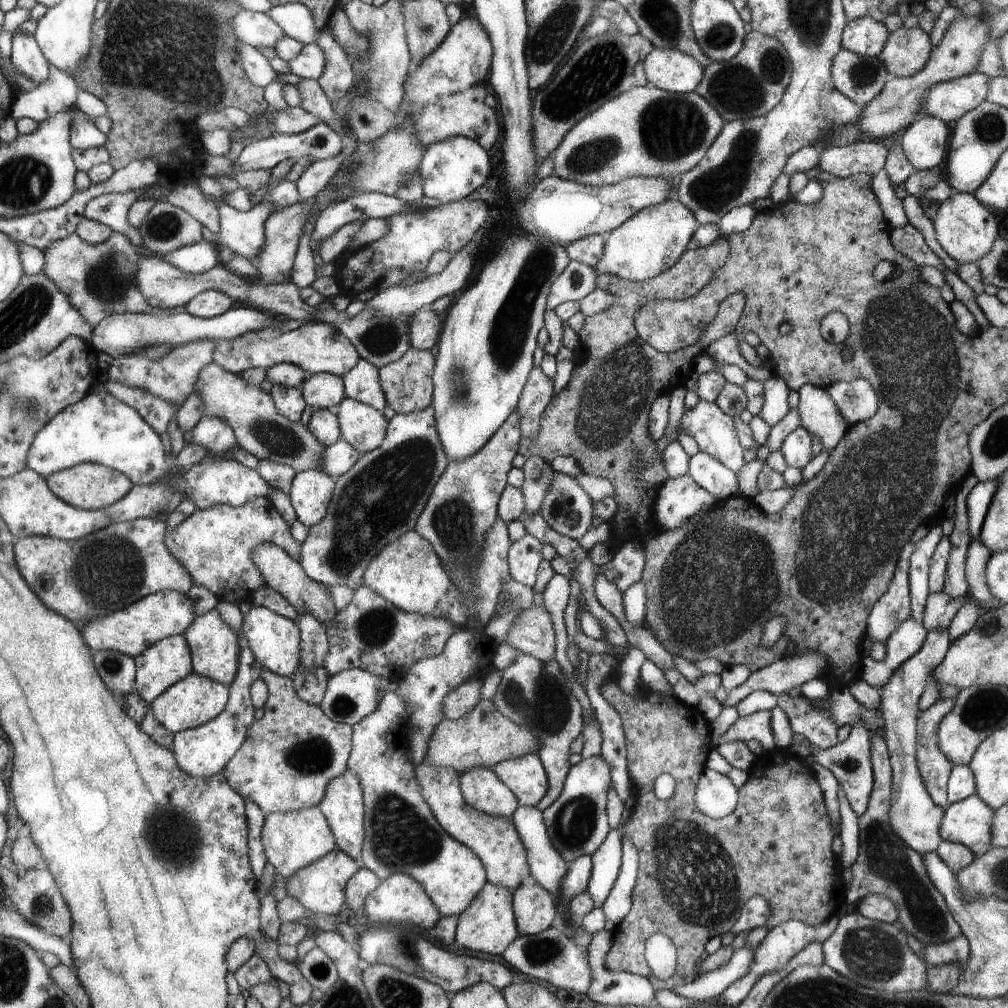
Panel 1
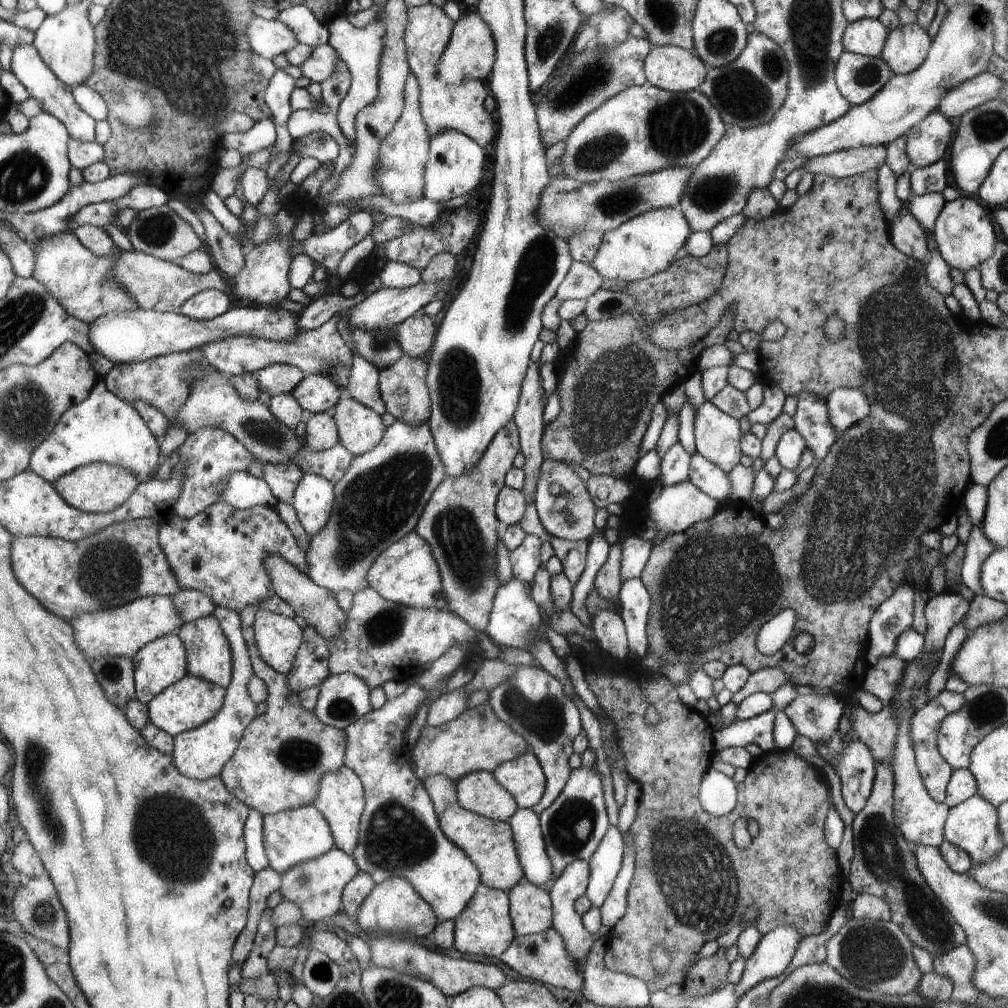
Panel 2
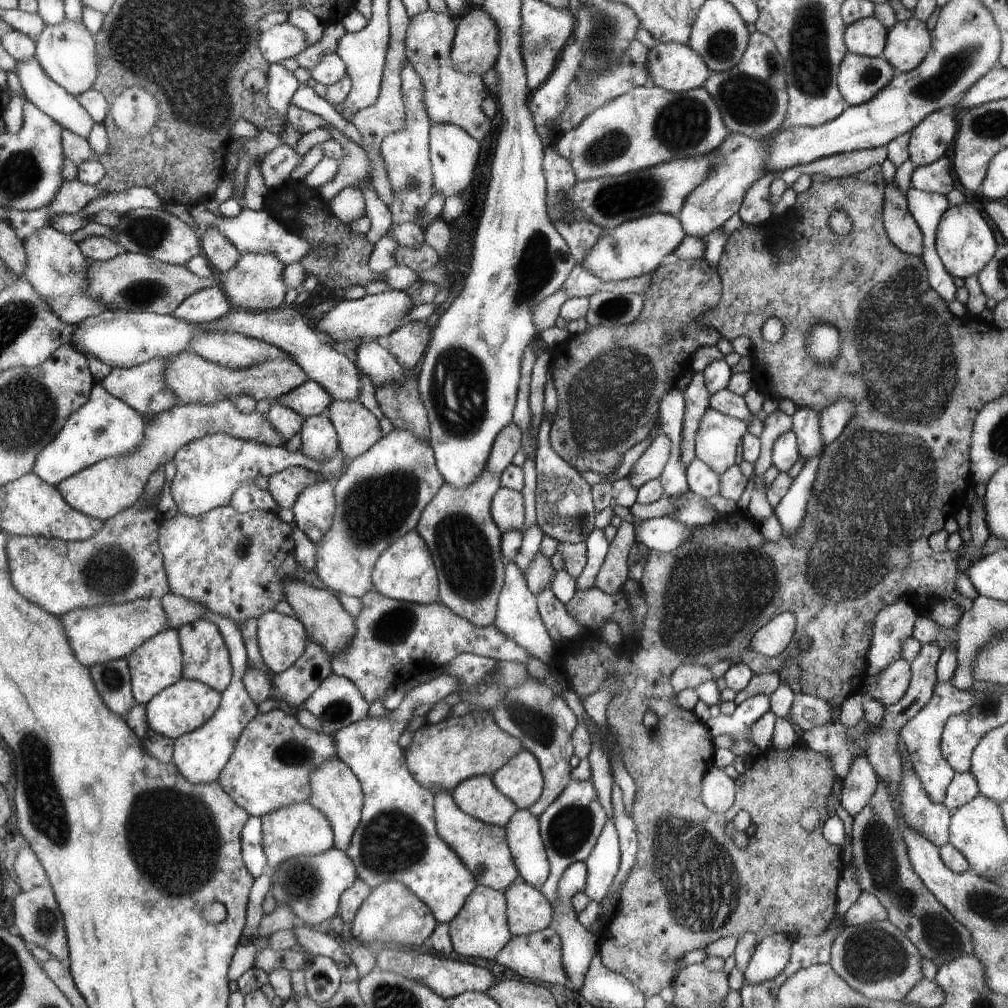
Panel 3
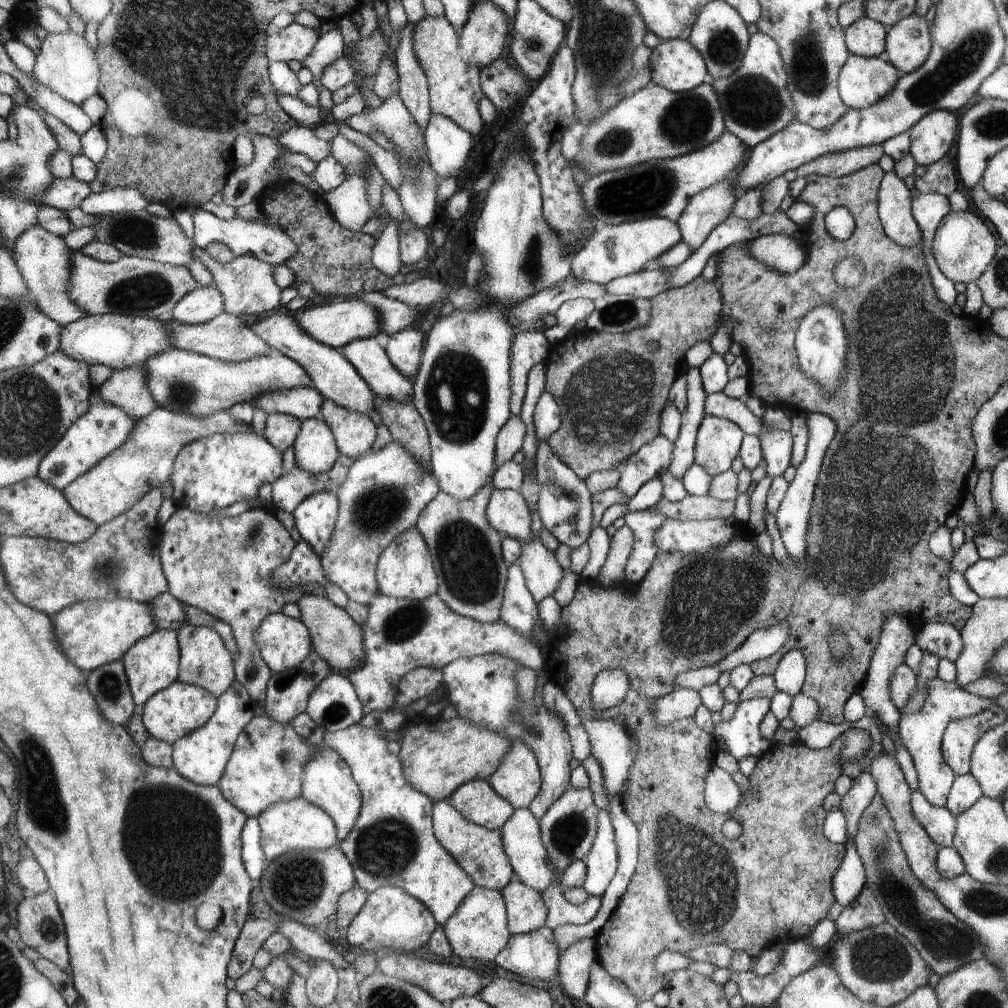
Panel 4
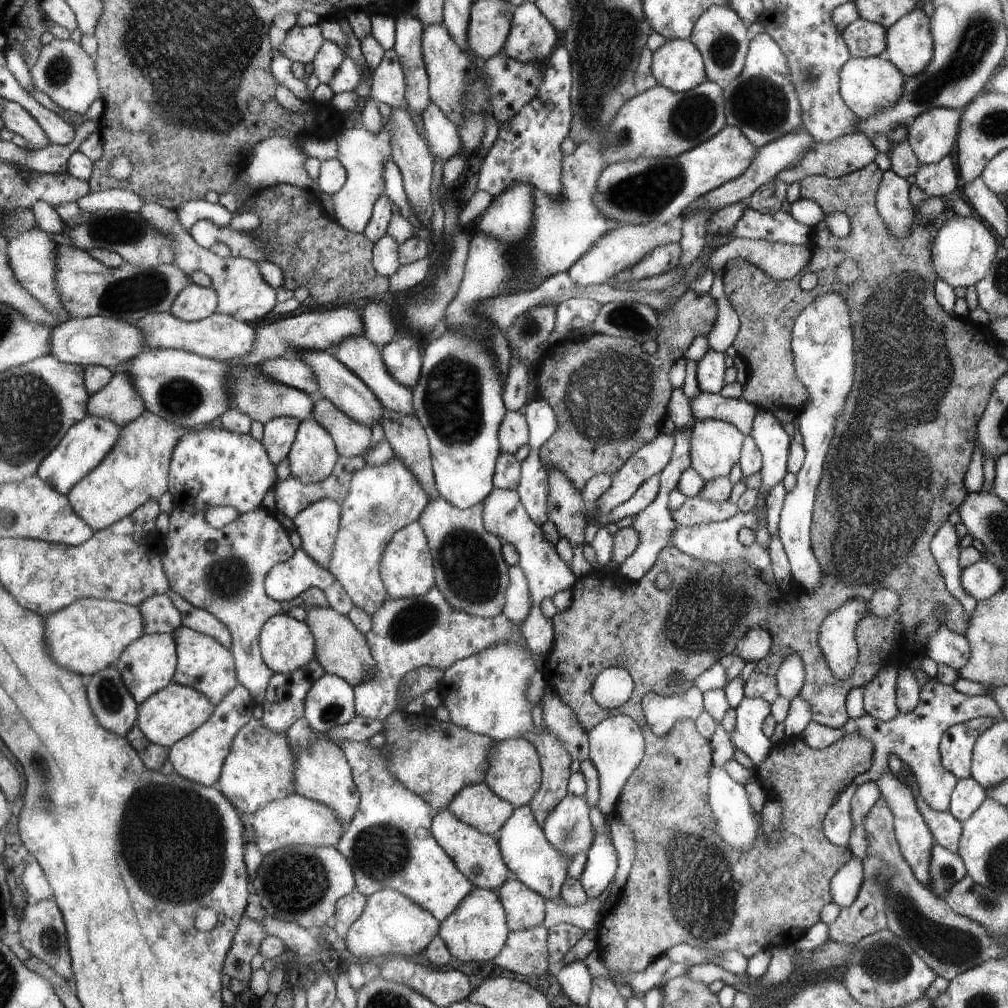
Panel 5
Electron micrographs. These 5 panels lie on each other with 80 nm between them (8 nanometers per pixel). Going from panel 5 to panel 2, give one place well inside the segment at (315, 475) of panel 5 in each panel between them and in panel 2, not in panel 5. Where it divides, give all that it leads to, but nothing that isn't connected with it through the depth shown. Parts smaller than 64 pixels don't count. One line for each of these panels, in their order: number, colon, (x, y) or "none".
2: (320, 433)
3: (318, 441)
4: (315, 451)

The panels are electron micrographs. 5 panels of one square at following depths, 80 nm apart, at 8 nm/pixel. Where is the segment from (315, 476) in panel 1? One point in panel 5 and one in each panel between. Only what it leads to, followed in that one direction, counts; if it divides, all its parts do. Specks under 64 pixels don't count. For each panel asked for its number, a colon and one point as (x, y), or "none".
2: (312, 500)
3: (314, 507)
4: (314, 517)
5: (316, 524)

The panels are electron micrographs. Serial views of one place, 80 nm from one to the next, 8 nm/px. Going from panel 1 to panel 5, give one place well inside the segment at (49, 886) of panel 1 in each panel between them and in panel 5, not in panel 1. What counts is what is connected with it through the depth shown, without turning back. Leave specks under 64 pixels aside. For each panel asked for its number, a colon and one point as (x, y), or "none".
2: (37, 907)
3: (38, 917)
4: (40, 924)
5: (42, 930)

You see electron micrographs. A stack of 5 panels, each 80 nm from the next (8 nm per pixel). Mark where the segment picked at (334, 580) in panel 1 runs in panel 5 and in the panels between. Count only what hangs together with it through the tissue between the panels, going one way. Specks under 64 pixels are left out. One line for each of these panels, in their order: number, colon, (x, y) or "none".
2: (379, 498)
3: (379, 496)
4: (383, 493)
5: (381, 499)

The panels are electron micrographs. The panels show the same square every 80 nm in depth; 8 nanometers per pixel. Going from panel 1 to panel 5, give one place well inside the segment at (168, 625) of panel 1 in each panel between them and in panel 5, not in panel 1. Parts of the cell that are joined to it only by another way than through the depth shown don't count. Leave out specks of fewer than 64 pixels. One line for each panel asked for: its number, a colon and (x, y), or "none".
2: (118, 632)
3: (106, 632)
4: (99, 631)
5: (95, 632)

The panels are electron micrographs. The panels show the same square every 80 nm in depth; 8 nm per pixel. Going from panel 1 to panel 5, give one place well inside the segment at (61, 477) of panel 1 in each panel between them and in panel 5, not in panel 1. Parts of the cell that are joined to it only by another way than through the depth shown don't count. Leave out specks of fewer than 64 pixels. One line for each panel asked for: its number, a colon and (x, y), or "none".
2: (100, 487)
3: (105, 489)
4: (146, 461)
5: (136, 470)

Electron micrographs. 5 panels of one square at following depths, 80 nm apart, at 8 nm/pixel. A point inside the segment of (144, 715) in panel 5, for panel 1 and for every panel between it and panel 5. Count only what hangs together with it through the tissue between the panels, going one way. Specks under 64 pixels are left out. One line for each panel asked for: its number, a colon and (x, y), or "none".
1: (195, 700)
2: (193, 701)
3: (186, 705)
4: (181, 708)

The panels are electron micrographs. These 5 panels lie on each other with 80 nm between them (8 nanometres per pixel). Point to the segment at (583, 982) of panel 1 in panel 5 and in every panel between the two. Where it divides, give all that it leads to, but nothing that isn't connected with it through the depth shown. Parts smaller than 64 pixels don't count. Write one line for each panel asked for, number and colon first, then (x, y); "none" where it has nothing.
2: (541, 956)
3: (537, 956)
4: (534, 954)
5: (525, 952)

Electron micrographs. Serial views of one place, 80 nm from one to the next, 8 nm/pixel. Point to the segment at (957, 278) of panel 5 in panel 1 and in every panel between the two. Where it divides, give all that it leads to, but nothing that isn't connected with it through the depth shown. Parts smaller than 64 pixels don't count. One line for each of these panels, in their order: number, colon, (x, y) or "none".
1: (965, 230)
2: (963, 235)
3: (964, 243)
4: (962, 245)

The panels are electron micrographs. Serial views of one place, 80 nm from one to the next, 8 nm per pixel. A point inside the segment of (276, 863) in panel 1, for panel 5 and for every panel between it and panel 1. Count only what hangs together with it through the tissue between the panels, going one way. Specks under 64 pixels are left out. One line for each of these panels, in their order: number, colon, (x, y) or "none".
2: (295, 835)
3: (296, 829)
4: (296, 824)
5: (293, 820)

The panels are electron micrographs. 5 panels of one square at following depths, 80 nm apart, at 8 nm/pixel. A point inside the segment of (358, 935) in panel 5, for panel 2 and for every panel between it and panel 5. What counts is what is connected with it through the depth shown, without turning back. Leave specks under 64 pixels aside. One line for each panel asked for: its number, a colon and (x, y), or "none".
2: (393, 905)
3: (391, 914)
4: (389, 918)

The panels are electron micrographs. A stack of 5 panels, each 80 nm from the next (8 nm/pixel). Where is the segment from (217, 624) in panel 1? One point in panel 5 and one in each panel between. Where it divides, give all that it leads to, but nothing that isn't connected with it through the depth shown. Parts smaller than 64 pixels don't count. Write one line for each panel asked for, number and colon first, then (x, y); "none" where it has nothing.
2: (209, 655)
3: (206, 655)
4: (205, 661)
5: (204, 664)

